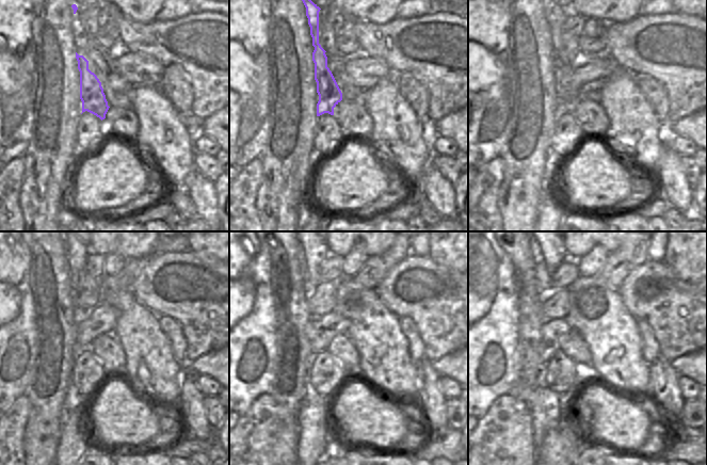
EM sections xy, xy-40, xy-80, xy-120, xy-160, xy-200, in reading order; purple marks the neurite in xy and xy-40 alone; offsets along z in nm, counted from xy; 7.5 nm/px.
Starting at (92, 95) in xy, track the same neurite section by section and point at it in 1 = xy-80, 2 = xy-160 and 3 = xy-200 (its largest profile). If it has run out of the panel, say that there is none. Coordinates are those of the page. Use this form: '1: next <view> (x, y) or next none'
1: next xy-80 (556, 15)
2: next xy-160 (315, 253)
3: next xy-200 (551, 253)

